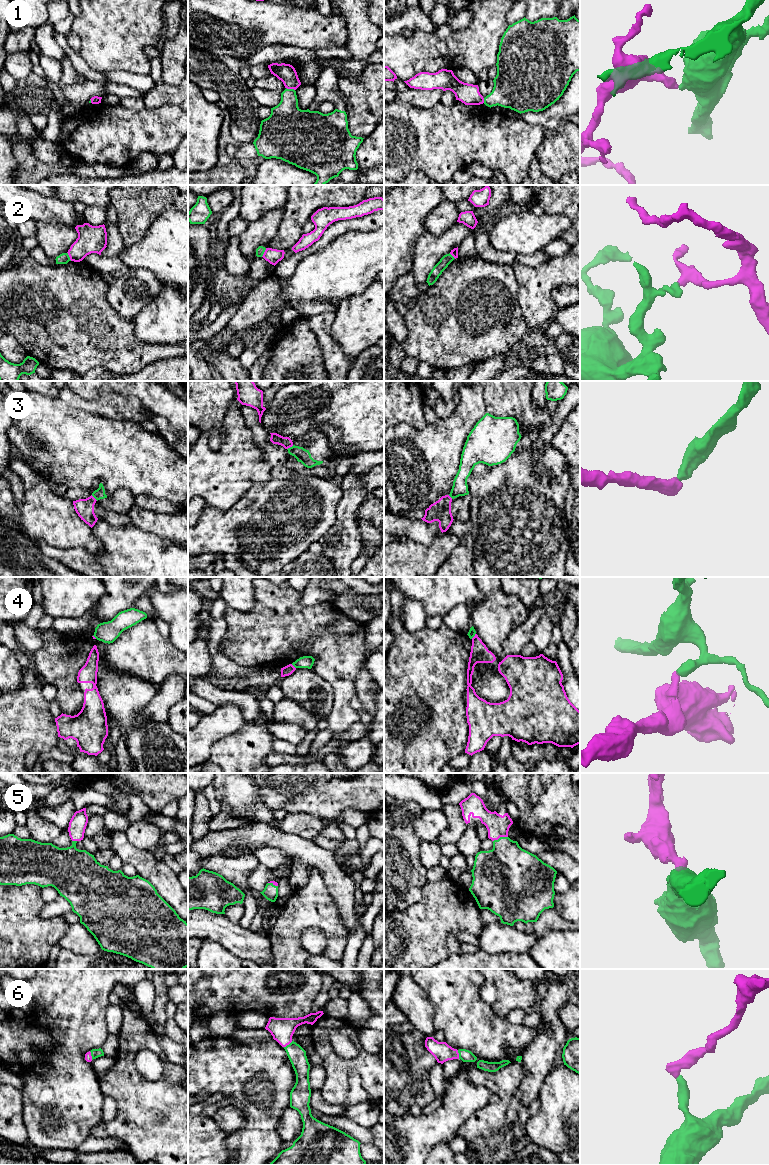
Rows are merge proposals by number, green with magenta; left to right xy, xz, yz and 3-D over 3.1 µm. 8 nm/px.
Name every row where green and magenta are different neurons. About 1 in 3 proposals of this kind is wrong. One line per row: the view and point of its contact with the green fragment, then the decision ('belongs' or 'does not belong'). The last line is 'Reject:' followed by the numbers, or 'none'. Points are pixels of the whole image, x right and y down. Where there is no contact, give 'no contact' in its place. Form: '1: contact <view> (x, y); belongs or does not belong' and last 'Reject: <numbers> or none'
1: contact xz (290, 89); does not belong
2: contact xz (264, 251); does not belong
3: contact xz (290, 447); does not belong
4: contact yz (473, 636); does not belong
5: contact yz (500, 837); belongs
6: contact xy (91, 1055); belongs
Reject: 1, 2, 3, 4

